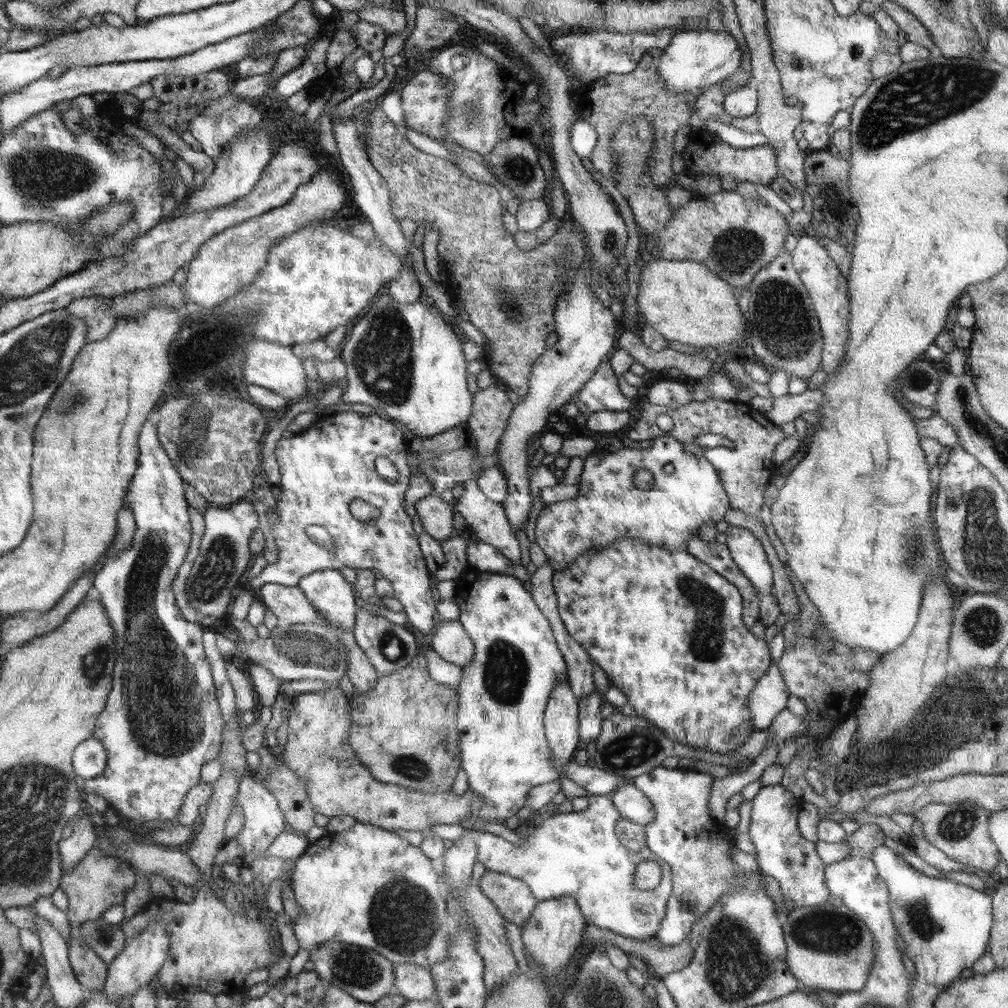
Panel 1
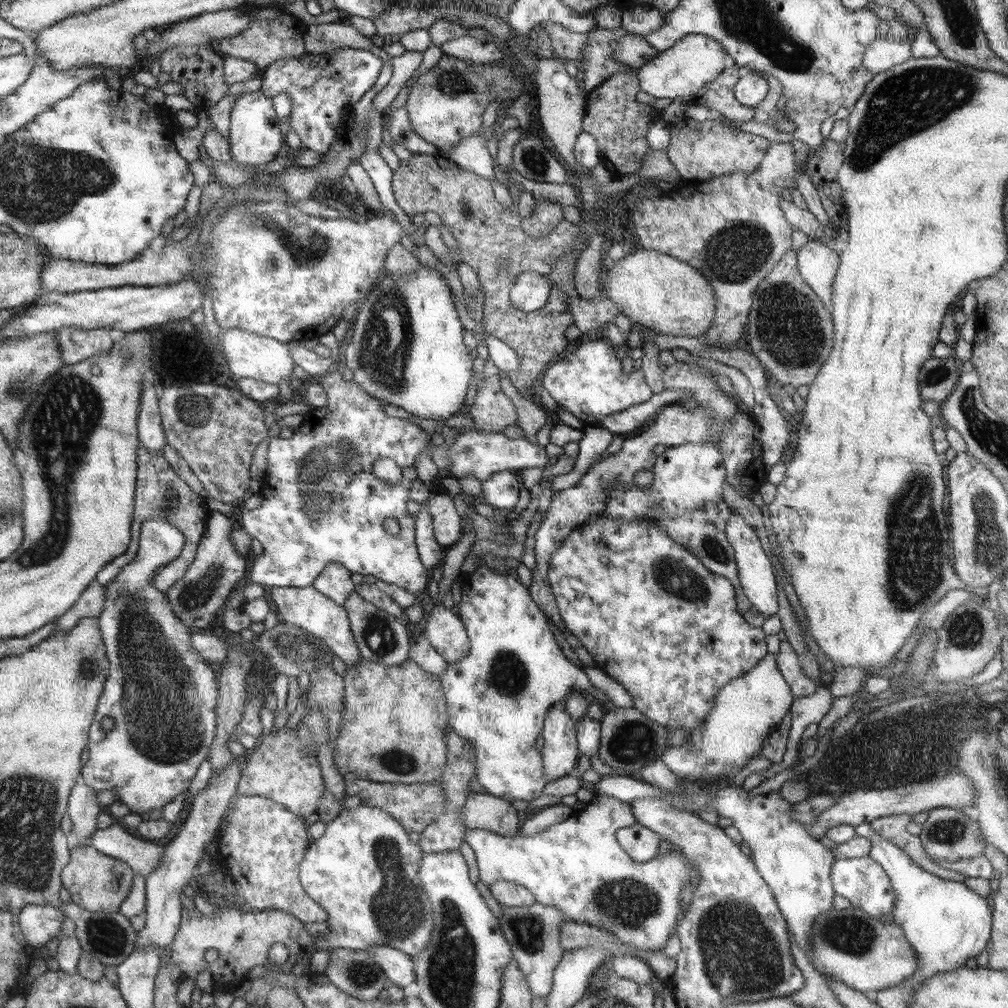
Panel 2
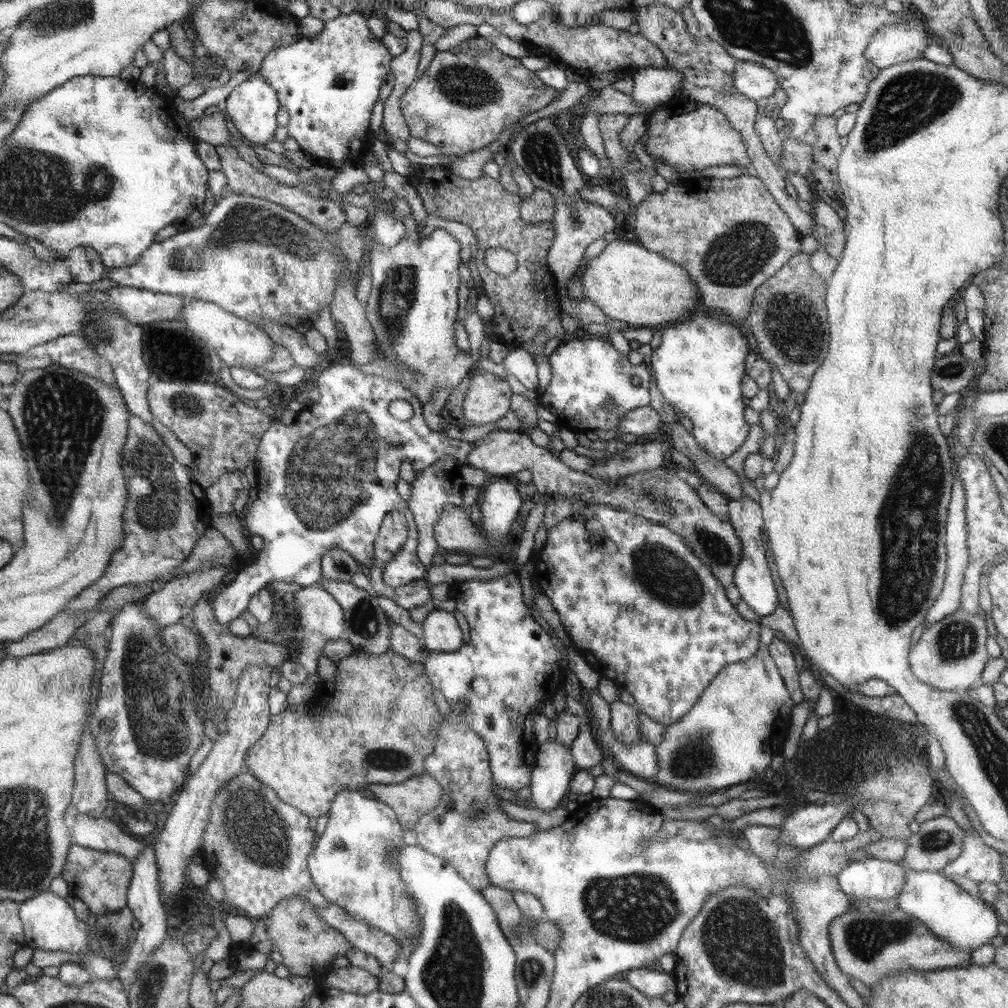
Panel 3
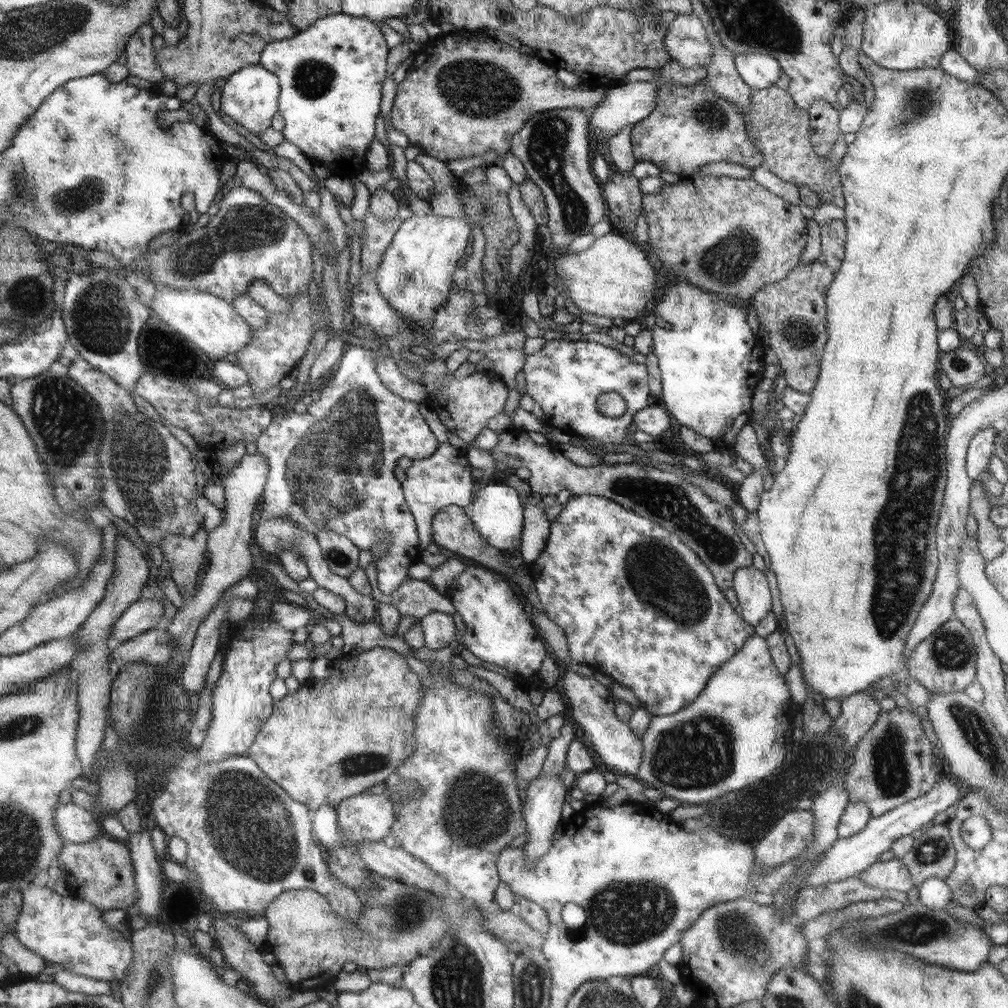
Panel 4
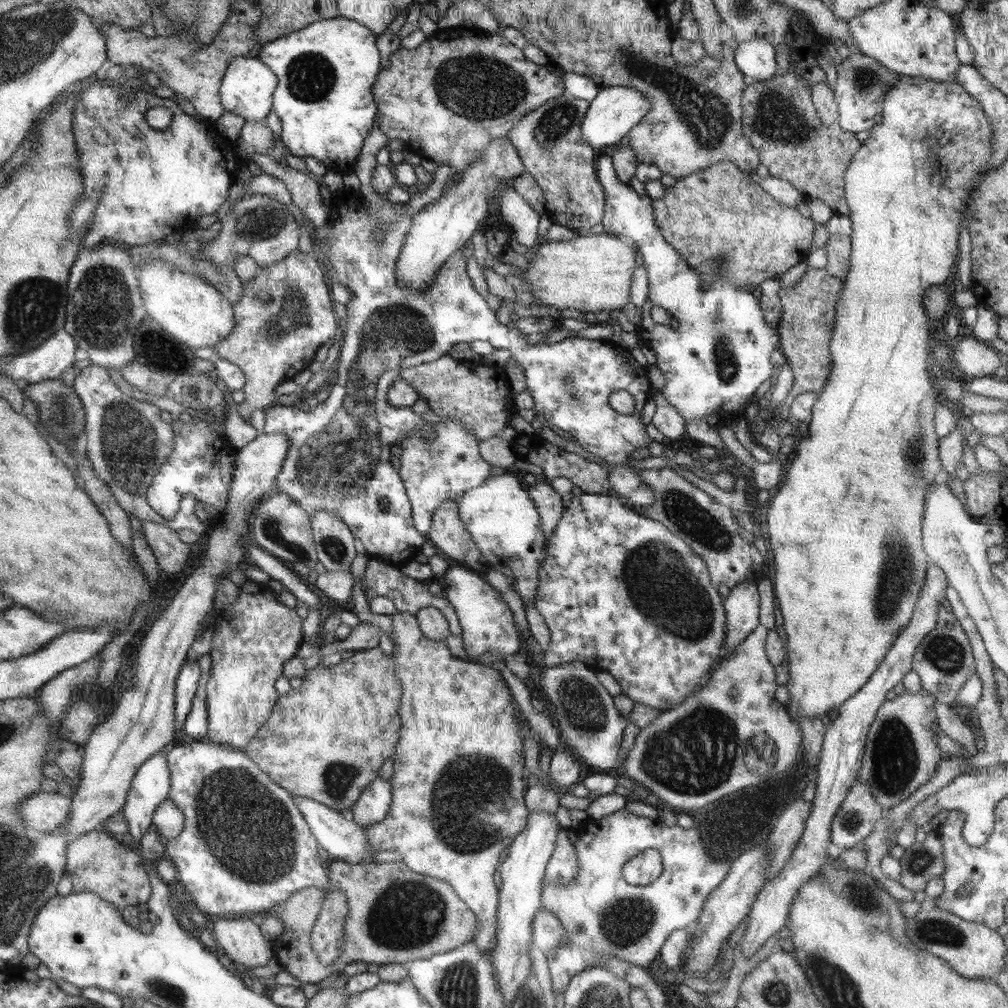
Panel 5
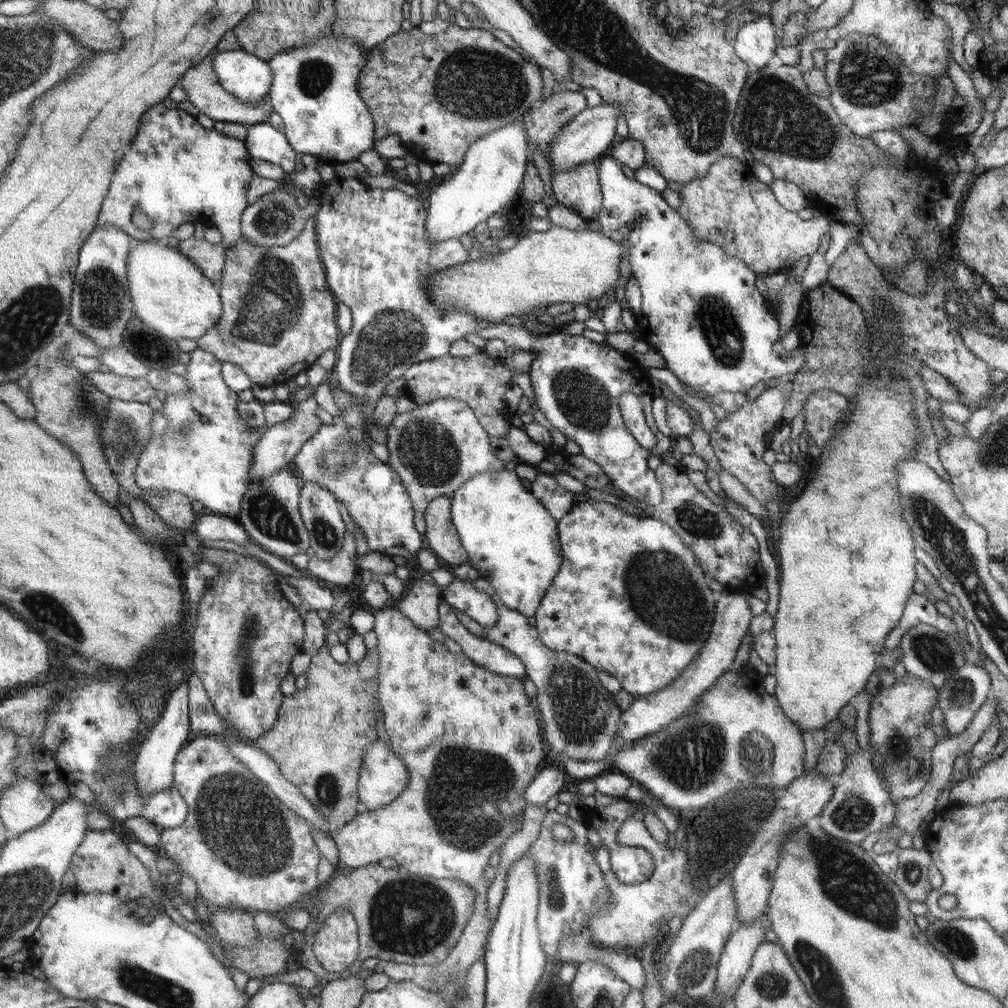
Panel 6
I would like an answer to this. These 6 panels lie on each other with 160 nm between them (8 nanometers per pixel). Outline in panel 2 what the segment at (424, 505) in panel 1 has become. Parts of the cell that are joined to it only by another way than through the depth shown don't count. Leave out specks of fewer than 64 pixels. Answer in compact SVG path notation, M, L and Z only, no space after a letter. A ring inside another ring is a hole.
M431 493L428 498L428 512L432 515L435 539L445 548L456 544L462 535L462 516L456 512L452 498L443 494Z

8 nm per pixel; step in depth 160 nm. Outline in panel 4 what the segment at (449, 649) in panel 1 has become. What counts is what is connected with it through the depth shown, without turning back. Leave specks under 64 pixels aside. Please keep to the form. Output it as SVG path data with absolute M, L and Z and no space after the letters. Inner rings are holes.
M433 612L422 617L419 621L422 627L424 642L432 650L440 650L457 638L458 632L454 625L452 615Z

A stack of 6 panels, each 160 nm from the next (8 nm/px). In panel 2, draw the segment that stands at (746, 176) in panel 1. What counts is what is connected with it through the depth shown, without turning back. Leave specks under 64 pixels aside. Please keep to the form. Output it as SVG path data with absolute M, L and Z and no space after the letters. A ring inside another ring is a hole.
M684 118L670 128L667 155L684 183L693 180L708 181L724 174L736 172L750 174L758 170L765 151L770 145L770 139L729 129L720 122L706 120L700 123Z

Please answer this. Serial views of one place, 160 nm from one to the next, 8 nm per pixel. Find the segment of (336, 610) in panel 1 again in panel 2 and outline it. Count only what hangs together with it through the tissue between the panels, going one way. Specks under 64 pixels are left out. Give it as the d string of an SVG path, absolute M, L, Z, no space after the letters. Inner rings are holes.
M332 562L316 578L314 588L318 593L328 597L336 605L344 607L346 597L355 592L356 585L352 582L351 572L341 564Z

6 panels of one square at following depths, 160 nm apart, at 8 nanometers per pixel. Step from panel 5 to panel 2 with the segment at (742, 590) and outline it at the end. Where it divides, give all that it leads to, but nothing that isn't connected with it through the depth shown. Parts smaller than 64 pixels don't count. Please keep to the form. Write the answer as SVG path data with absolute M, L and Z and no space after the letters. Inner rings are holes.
M732 512L726 522L724 533L726 533L728 542L731 544L735 554L735 563L737 564L737 571L744 596L748 598L752 607L754 606L760 614L764 614L765 618L776 615L779 609L778 585L770 557L766 554L764 548L762 548L760 539L754 533L754 529L739 514Z

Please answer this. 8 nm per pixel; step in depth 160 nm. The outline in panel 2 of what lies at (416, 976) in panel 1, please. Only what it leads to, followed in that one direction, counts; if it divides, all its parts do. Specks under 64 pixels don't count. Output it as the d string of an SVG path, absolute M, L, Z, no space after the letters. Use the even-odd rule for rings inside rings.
M374 946L368 949L392 985L402 989L415 981L414 958L390 946Z

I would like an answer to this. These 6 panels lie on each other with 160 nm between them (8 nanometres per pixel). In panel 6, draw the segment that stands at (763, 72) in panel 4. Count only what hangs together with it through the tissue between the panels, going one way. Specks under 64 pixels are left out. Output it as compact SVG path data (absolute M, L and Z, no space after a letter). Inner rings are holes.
M770 15L758 16L752 22L741 24L734 43L735 54L749 66L750 71L761 69L768 65L781 46L777 34Z

